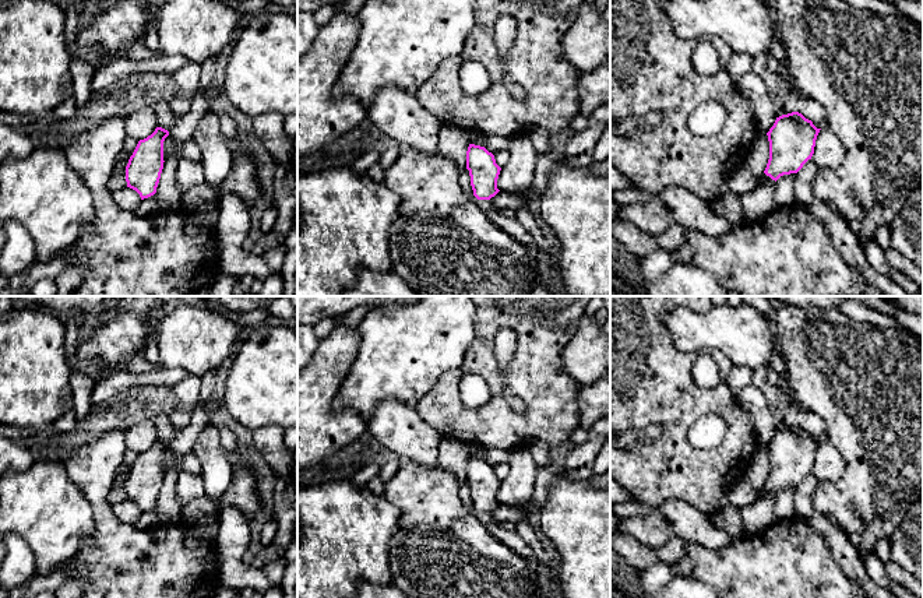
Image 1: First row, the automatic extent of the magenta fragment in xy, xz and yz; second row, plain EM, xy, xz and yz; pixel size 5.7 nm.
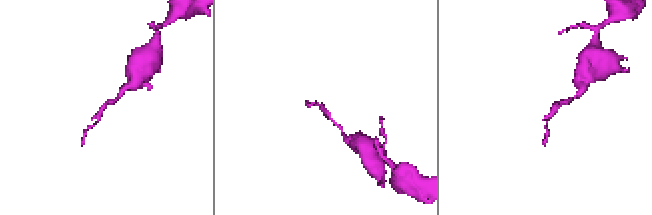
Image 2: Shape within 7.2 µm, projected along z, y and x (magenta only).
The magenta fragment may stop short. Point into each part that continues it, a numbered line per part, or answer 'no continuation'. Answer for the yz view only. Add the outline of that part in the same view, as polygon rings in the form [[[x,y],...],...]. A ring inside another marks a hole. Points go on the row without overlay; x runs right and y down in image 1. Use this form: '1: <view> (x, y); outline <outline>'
no continuation

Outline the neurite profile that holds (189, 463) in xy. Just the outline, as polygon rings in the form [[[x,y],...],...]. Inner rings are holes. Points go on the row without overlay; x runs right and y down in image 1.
[[[168,448],[163,454],[163,474],[172,467],[179,467],[180,471],[191,472],[195,475],[202,475],[202,467],[197,455],[191,451],[183,457],[175,457]]]

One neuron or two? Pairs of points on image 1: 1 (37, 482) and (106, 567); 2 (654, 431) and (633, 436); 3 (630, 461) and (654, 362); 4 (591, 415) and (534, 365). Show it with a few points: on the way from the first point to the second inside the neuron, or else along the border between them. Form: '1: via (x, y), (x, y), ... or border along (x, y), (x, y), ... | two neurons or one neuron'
1: border along (91, 506), (92, 531), (70, 560) | two neurons
2: via (648, 435), (638, 436) | one neuron
3: via (658, 447), (669, 436), (669, 398), (661, 390) | one neuron
4: border along (581, 386), (578, 391), (578, 425) | two neurons

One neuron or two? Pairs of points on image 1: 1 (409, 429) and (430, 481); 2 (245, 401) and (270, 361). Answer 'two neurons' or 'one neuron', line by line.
1: two neurons
2: one neuron

